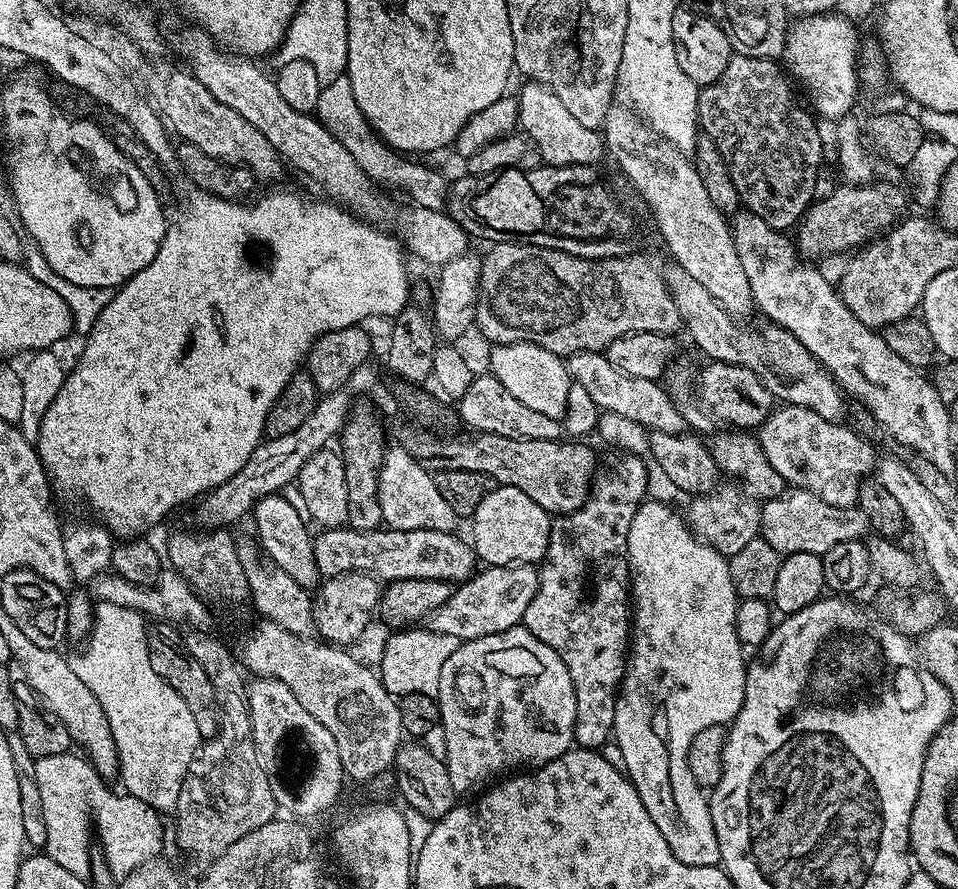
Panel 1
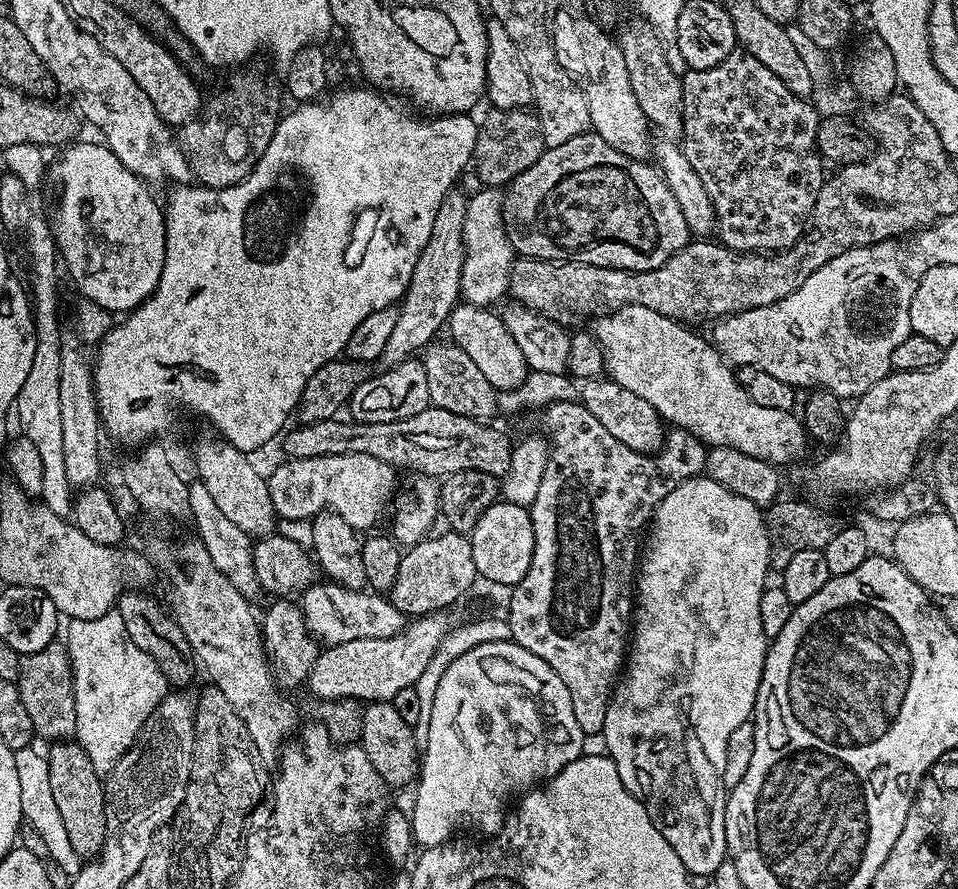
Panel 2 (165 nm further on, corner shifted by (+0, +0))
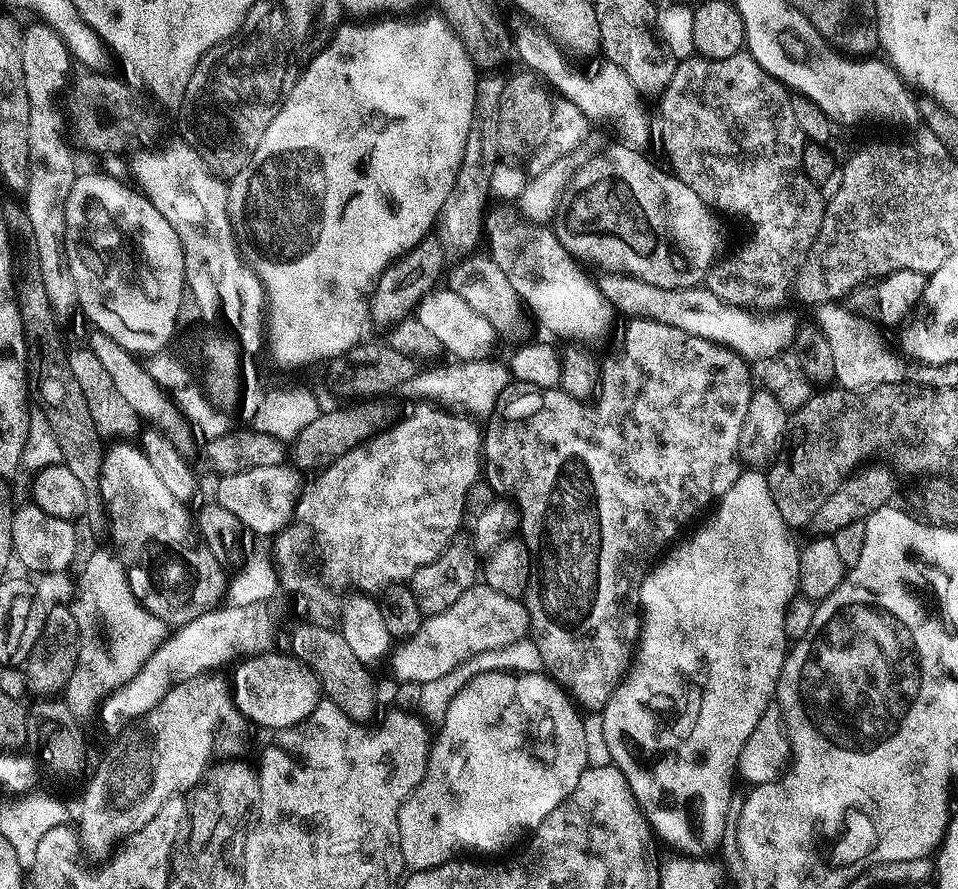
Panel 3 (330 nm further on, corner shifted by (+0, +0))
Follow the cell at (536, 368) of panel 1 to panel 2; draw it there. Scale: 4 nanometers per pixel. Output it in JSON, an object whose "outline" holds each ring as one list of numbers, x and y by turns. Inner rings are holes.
{"outline":[[457,303,451,312,447,329,453,343,459,345,477,363,478,370,485,375,492,388,497,391,513,390,521,385,528,373,525,358,518,344,499,315,491,309,477,304]]}

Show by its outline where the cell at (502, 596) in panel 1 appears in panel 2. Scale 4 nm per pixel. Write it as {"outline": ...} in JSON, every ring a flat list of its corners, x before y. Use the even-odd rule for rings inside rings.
{"outline":[[317,582,303,589,298,603,309,632,328,646,354,642,354,638,388,638,402,631,406,623,404,612,395,608,387,595,371,590,350,590,331,582]]}

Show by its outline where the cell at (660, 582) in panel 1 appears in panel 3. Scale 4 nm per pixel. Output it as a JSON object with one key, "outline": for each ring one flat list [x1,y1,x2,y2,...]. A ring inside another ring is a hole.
{"outline":[[741,471,734,486,726,490,726,494,720,497,711,512,712,517,693,536,685,535,679,543,669,547,645,574,638,593,638,611,642,619,632,664,620,685,614,690,614,694,610,694,610,702,606,702,602,713,604,744,612,755,611,763,626,778,638,806,648,820,648,827,656,836,660,835,670,847,677,848,675,850,677,853,693,858,704,858,712,854,708,852,714,851,719,846,727,828,729,831,728,807,732,804,732,776,734,780,737,775,738,754,742,754,742,746,746,746,746,738,750,738,754,726,758,726,758,718,762,718,764,711,773,703,776,683,790,647,788,635,784,632,784,610,793,596,797,595,800,578,800,548,792,541,793,533,787,522,778,514,778,508,763,471]]}

